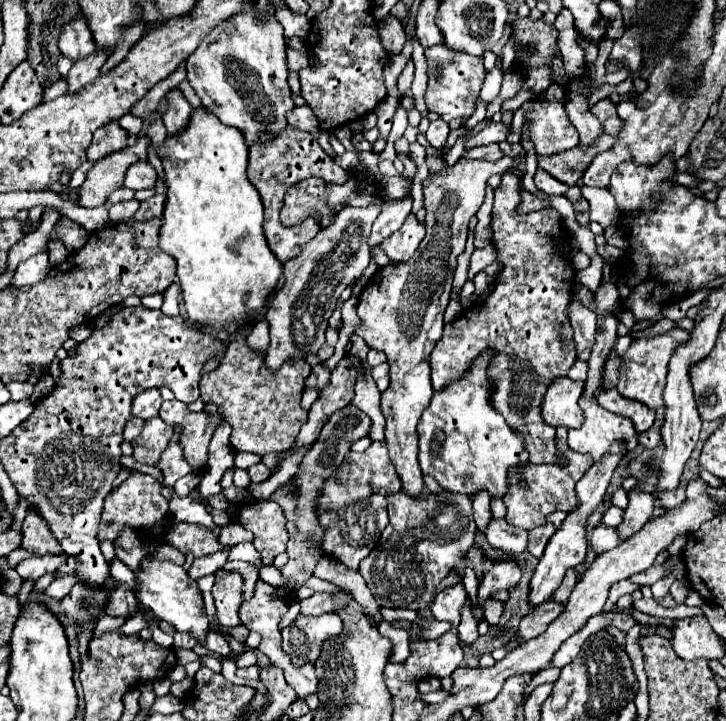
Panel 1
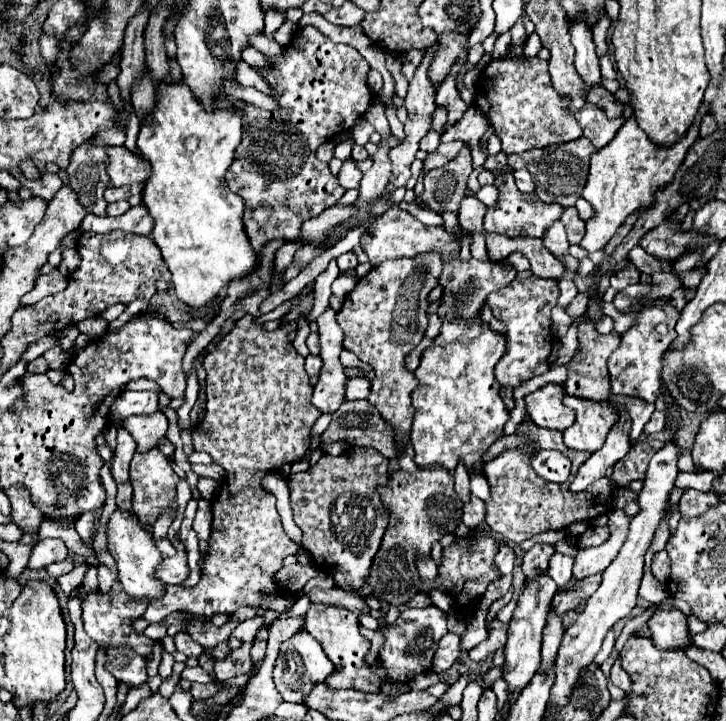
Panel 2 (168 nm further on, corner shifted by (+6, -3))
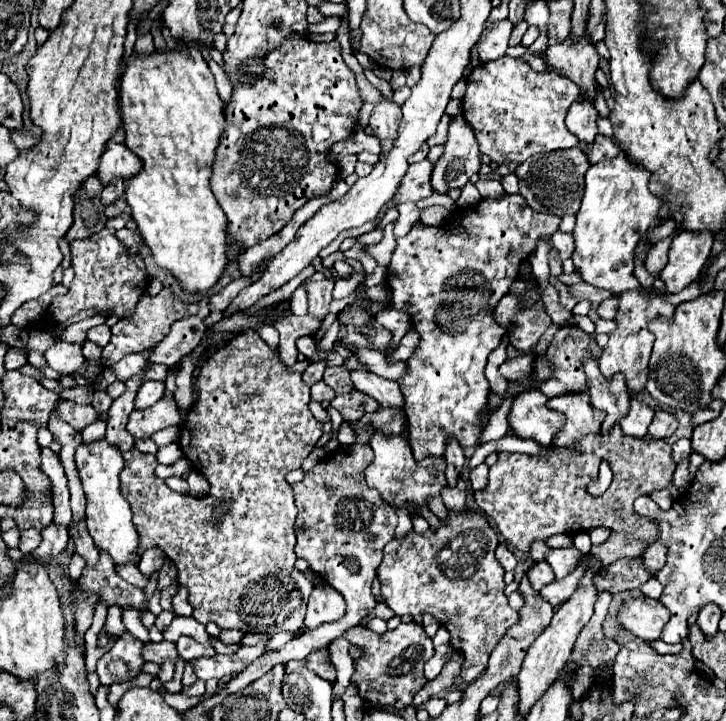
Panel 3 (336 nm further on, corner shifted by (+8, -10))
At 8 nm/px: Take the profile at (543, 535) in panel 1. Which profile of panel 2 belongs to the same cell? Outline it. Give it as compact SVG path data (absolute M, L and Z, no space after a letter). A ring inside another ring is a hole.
M536 544L532 546L524 558L522 558L522 572L528 578L536 578L538 574L544 574L548 570L548 560L554 554L554 548L550 544Z

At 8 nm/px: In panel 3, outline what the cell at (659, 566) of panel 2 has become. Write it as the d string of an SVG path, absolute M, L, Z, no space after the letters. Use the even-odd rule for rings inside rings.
M652 543L652 547L648 547L642 555L644 567L650 575L654 575L656 571L660 571L660 567L664 567L664 559L666 559L666 547L662 543Z

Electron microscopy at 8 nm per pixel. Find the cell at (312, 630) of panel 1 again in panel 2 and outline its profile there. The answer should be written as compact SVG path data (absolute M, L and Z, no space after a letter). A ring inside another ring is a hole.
M300 630L286 644L282 644L282 652L274 668L274 682L286 702L304 704L304 698L310 694L310 686L324 682L332 672L334 672L334 664L328 660L322 646L306 630Z

